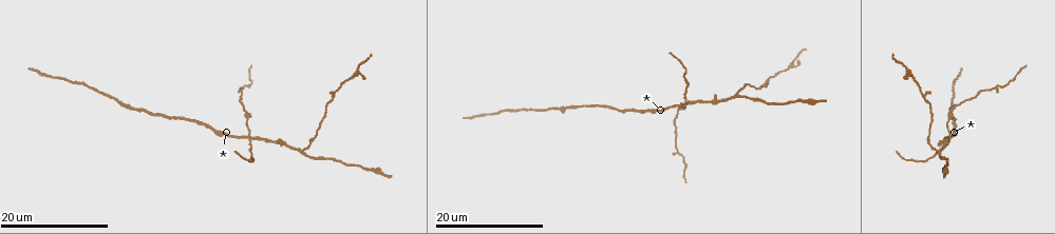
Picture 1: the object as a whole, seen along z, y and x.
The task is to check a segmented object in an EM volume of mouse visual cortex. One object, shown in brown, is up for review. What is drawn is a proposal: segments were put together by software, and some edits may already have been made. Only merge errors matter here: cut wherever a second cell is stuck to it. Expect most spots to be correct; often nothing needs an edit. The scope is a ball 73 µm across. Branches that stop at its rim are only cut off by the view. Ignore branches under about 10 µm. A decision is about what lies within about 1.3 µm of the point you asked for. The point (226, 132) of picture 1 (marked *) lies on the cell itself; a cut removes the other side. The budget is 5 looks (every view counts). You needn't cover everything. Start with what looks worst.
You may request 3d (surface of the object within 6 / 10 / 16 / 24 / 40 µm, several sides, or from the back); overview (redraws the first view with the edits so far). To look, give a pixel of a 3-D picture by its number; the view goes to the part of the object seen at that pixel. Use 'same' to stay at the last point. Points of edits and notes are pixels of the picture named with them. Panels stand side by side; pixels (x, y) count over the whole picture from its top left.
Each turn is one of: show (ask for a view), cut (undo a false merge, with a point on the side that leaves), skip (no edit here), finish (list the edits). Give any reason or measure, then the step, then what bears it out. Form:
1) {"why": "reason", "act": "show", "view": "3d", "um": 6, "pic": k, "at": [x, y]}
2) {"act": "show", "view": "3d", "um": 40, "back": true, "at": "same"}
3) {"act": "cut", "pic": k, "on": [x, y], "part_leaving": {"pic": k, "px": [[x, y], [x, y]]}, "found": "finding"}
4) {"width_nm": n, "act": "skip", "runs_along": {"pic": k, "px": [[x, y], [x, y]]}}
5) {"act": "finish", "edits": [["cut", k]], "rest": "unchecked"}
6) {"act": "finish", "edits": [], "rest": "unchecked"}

{"why": "four arms meet", "act": "show", "view": "3d", "um": 24, "pic": 1, "at": [249, 138]}

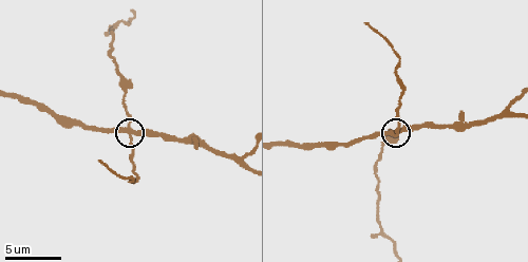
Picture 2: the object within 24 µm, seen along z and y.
{"why": "closer look", "act": "show", "view": "3d", "um": 10, "pic": 2, "at": [126, 129]}

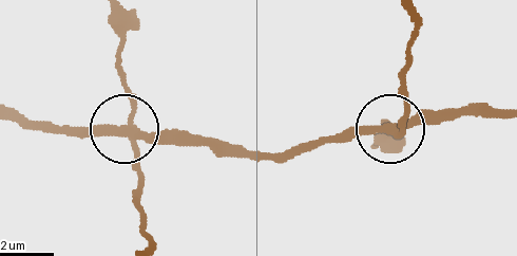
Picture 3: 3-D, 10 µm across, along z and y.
{"side_arm_um": 25, "act": "cut", "pic": 3, "on": [129, 91], "part_leaving": {"pic": 3, "px": [[130, 131], [119, 17]]}, "found": "a second cell is stuck on"}

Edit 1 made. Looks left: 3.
{"why": "a fork", "act": "show", "view": "3d", "um": 16, "pic": 2, "at": [506, 113]}

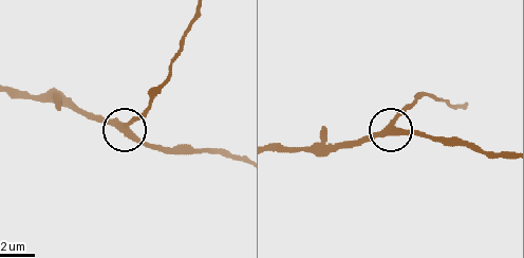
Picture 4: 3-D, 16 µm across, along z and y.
{"arms": 3, "act": "skip", "runs_along": {"pic": 4, "px": [[275, 150], [334, 150], [393, 129], [426, 133]]}, "found": "one cell here"}

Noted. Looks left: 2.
{"why": "sudden change in width", "act": "show", "view": "3d", "um": 16, "pic": 1, "at": [769, 80]}

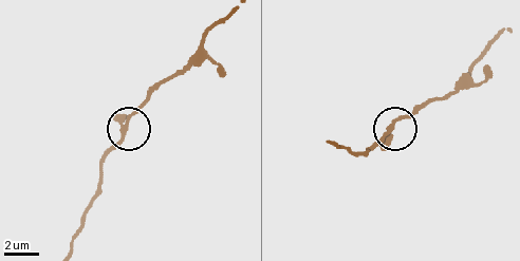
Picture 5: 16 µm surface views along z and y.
{"act": "show", "view": "3d", "um": 6, "pic": 5, "at": [126, 128]}

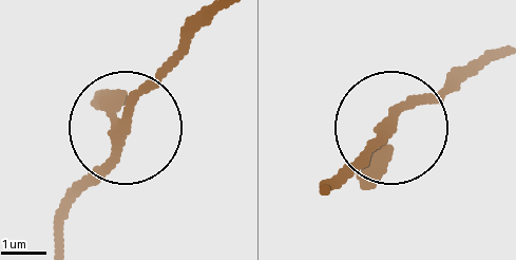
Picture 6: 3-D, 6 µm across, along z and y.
{"width_nm": 200, "act": "skip", "runs_along": {"pic": 6, "px": [[325, 190], [408, 107], [480, 69]]}, "found": "one cell here"}

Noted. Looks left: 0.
{"act": "finish", "edits": [["cut", 3]], "rest": "unchecked"}

